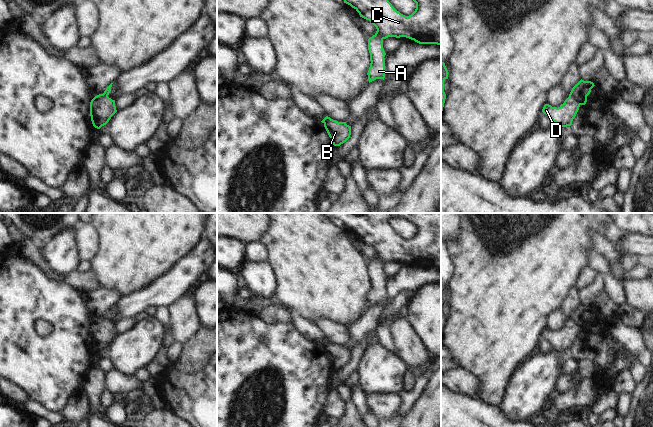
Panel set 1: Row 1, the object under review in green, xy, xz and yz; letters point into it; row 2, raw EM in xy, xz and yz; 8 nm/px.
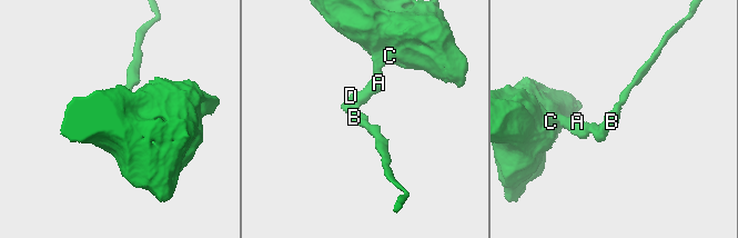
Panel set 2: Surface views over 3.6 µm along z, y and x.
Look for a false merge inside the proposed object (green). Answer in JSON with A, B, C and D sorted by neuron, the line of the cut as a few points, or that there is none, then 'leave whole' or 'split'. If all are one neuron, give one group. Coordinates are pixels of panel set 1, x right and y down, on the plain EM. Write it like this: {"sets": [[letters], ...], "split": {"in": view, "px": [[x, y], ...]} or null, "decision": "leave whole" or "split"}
{"sets": [["A", "C", "D"], ["B"]], "split": {"in": "yz", "px": [[570, 317], [580, 328]]}, "decision": "split"}

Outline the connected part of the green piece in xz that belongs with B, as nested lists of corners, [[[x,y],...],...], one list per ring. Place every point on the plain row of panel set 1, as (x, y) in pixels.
[[[330,342],[324,346],[324,351],[334,370],[340,370],[350,362],[351,350],[346,346],[338,346]]]

